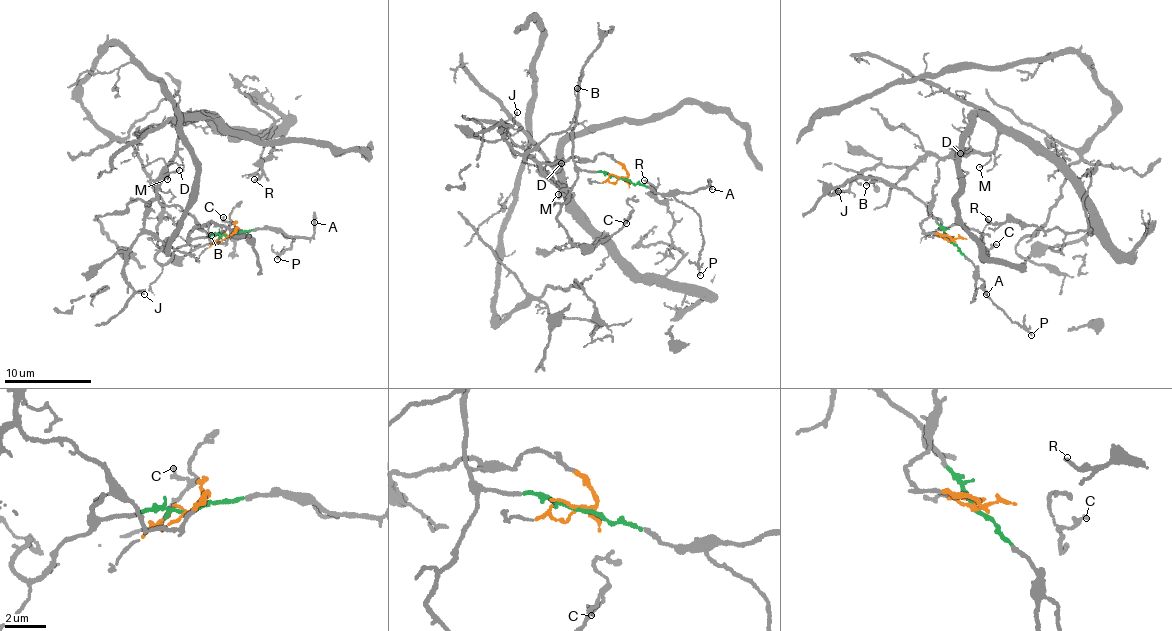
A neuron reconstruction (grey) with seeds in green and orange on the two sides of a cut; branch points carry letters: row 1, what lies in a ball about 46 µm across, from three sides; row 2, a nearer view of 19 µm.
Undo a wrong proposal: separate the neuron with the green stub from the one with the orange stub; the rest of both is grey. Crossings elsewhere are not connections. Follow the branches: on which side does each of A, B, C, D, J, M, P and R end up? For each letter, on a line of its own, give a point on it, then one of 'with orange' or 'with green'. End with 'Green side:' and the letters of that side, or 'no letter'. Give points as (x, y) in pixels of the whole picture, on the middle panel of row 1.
A: place (712, 189); with green
B: place (577, 88); with green
C: place (626, 223); with green
D: place (561, 163); with orange
J: place (517, 112); with orange
M: place (558, 194); with orange
P: place (700, 275); with green
R: place (644, 180); with orange
Green side: A, B, C, P

